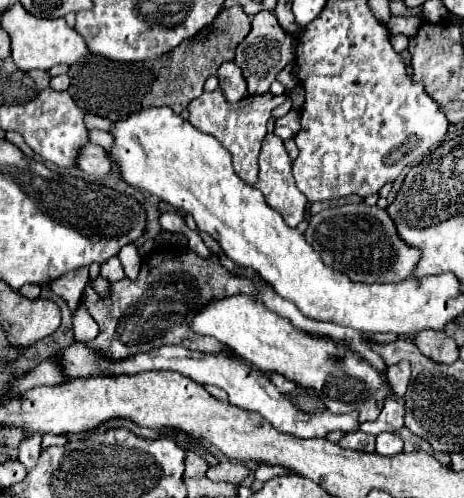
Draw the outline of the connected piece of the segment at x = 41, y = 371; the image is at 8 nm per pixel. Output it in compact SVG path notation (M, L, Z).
M52 359L42 361L36 369L32 369L28 375L24 375L20 381L14 383L14 393L22 393L26 389L32 389L36 385L56 385L62 383L66 377L58 371L56 363Z

